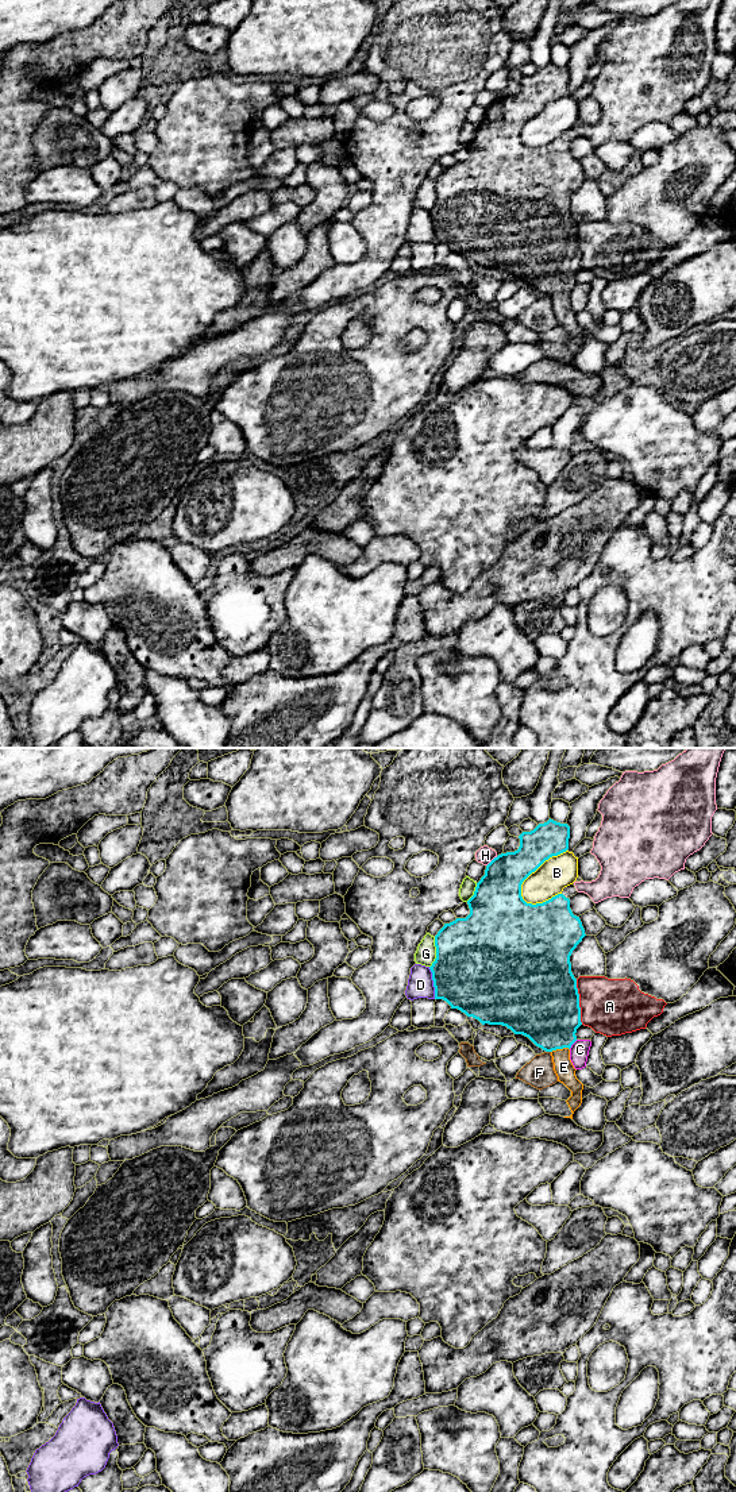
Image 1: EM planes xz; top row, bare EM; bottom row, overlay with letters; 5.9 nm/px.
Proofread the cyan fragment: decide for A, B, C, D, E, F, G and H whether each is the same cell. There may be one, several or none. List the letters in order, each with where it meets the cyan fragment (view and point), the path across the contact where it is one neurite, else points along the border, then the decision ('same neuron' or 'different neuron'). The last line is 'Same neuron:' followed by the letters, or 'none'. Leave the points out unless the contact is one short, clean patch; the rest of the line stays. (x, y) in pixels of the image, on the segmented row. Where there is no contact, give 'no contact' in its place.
A: meets cyan in xz at (578, 1002); different neuron
B: meets cyan in xz at (534, 871); different neuron
C: meets cyan in xz at (573, 1043); border along xz (577, 1040), (569, 1048); different neuron
D: meets cyan in xz at (434, 983); different neuron
E: meets cyan in xz at (559, 1048); runs through xz (546, 1009), (559, 1048), (563, 1067); same neuron
F: meets cyan in xz at (548, 1051); border along xz (546, 1051), (550, 1052); different neuron
G: meets cyan in xz at (436, 952); different neuron
H: meets cyan in xz at (492, 860); different neuron
Same neuron: E

